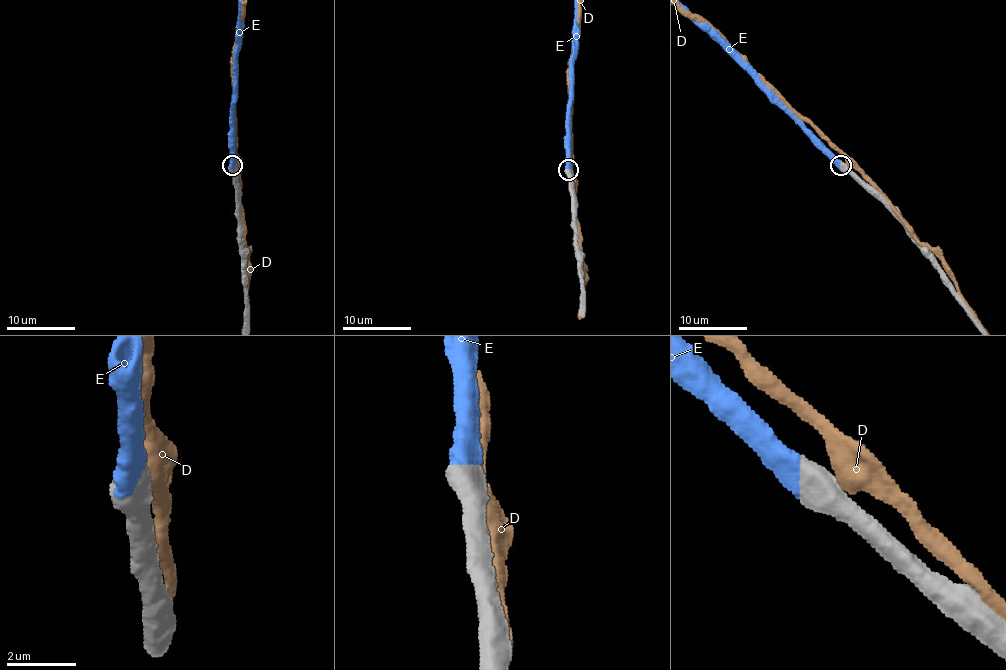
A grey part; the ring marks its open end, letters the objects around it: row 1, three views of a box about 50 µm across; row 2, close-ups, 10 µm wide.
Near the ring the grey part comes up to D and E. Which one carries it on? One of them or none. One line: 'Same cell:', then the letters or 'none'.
Same cell: E

